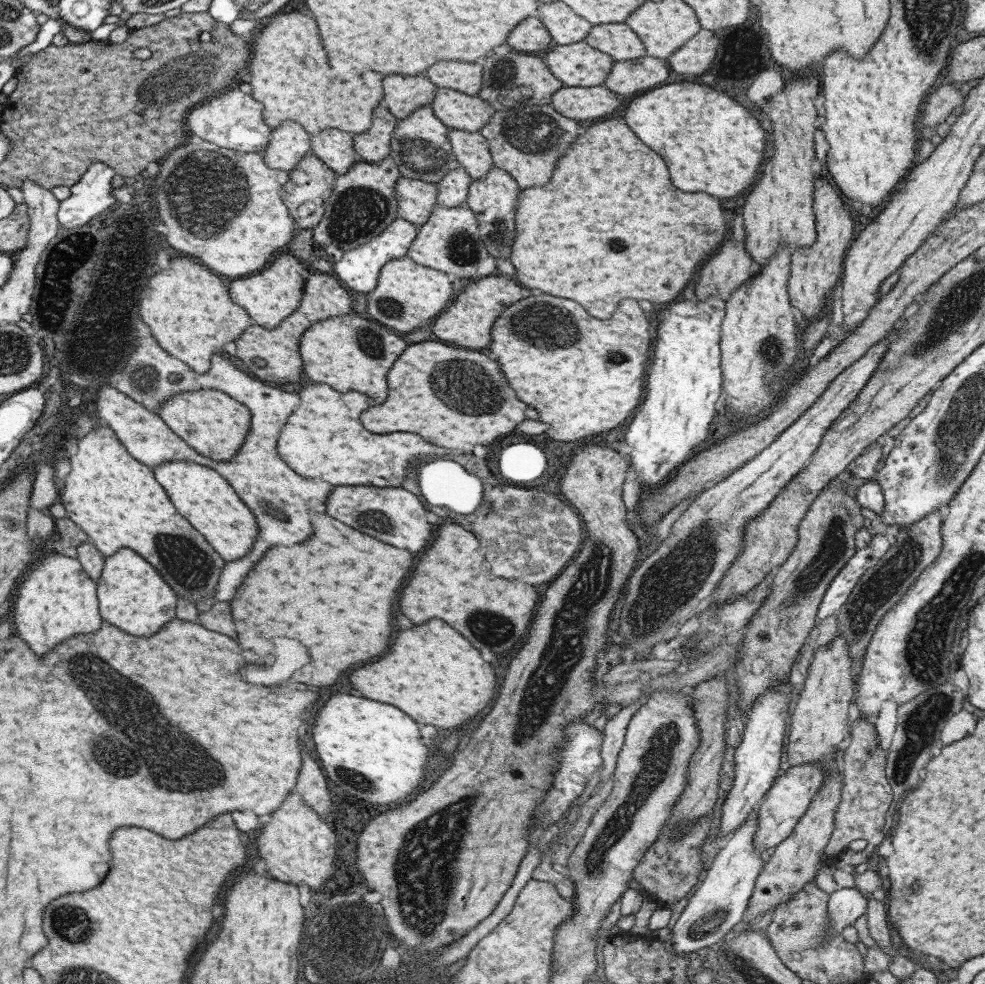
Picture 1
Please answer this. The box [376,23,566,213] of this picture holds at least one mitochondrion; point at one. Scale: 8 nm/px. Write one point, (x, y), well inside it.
(420, 155)

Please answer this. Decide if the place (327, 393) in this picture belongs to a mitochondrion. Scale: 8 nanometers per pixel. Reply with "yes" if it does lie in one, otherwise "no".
no

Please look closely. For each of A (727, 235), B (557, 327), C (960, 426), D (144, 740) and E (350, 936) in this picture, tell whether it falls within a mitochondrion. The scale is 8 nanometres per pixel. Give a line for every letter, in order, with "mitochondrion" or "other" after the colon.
A: other
B: mitochondrion
C: mitochondrion
D: mitochondrion
E: mitochondrion

